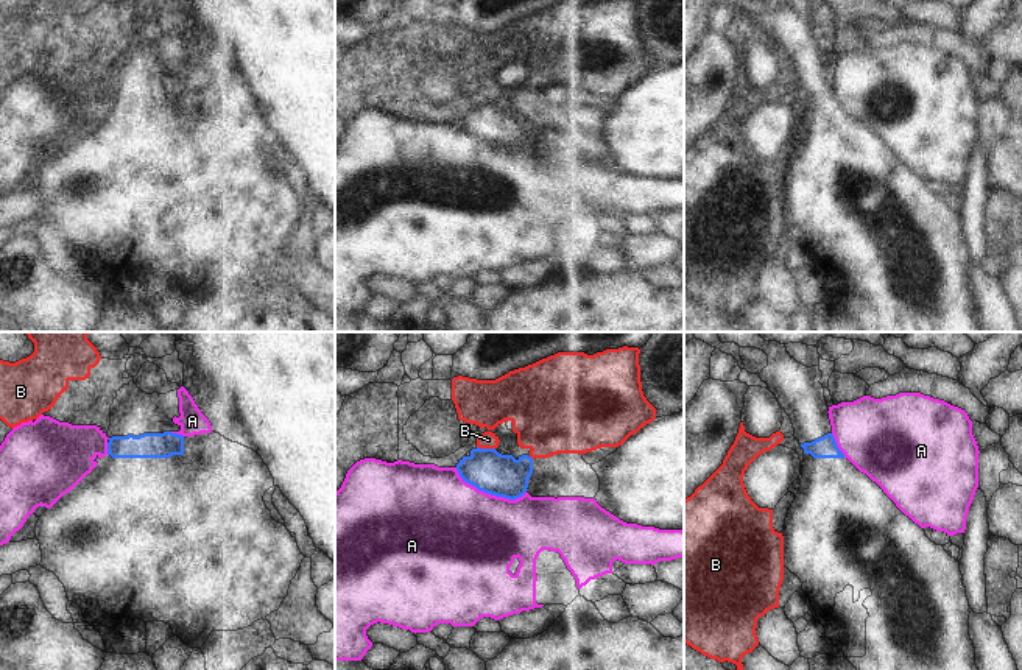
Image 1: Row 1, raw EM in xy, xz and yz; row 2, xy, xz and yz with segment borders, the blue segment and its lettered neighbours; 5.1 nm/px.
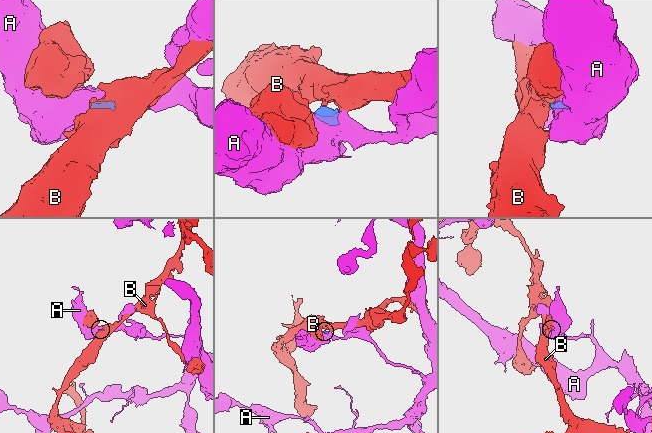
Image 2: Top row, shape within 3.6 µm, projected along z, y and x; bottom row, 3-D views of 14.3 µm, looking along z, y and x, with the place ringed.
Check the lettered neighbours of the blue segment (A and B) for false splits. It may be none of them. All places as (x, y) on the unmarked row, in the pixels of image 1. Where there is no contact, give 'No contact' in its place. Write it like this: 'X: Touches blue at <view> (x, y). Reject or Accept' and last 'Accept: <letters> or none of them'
A: Touches blue at xz (489, 144). Reject
B: Touches blue at xz (486, 100). Reject
Accept: none of them.

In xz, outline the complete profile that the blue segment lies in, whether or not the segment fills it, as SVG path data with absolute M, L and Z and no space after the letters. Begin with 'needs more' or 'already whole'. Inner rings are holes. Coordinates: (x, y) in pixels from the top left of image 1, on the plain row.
needs more; M472 100L460 114L456 122L463 132L491 146L516 151L528 143L531 148L584 148L594 150L600 142L597 123L580 104L558 104L548 109L531 109L522 106L517 111L499 100Z

